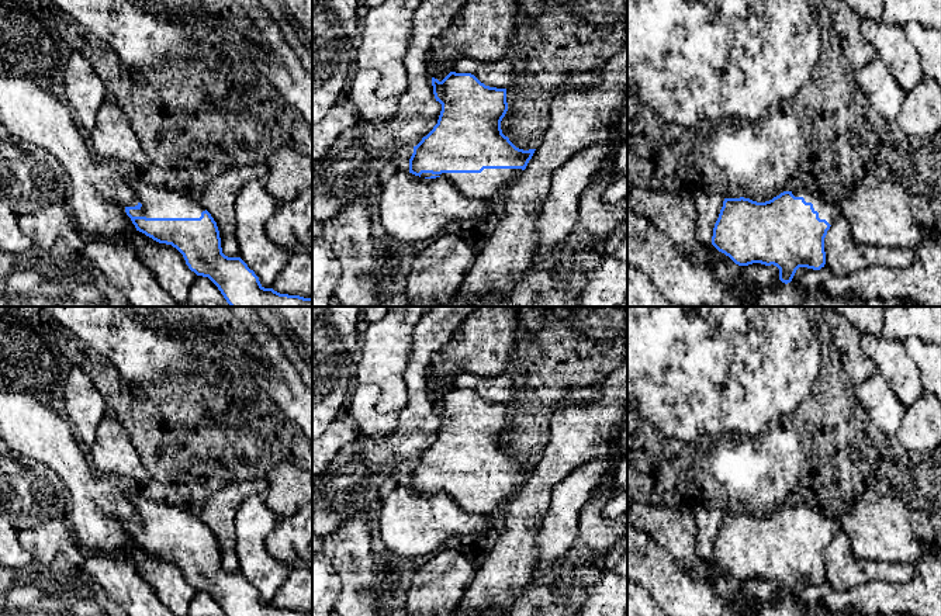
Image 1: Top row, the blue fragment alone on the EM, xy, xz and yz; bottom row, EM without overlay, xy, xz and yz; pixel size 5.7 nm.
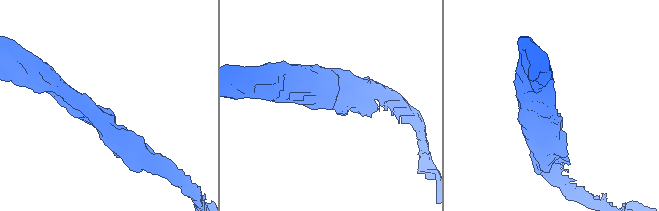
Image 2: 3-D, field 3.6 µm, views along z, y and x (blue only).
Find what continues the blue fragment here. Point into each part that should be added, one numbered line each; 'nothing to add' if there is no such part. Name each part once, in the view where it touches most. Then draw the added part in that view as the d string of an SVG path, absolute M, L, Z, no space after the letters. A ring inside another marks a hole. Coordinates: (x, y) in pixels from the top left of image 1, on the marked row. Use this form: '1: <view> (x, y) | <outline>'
1: xz (487, 184) | M484 169L481 173L422 173L421 177L444 177L464 197L492 201L504 188L511 187L522 172L522 169Z

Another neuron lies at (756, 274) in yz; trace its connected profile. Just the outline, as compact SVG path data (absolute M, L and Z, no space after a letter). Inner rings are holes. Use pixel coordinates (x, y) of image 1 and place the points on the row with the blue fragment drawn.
M753 263L741 267L741 278L753 287L771 287L774 284L785 284L779 280L779 269L774 264L765 266Z

